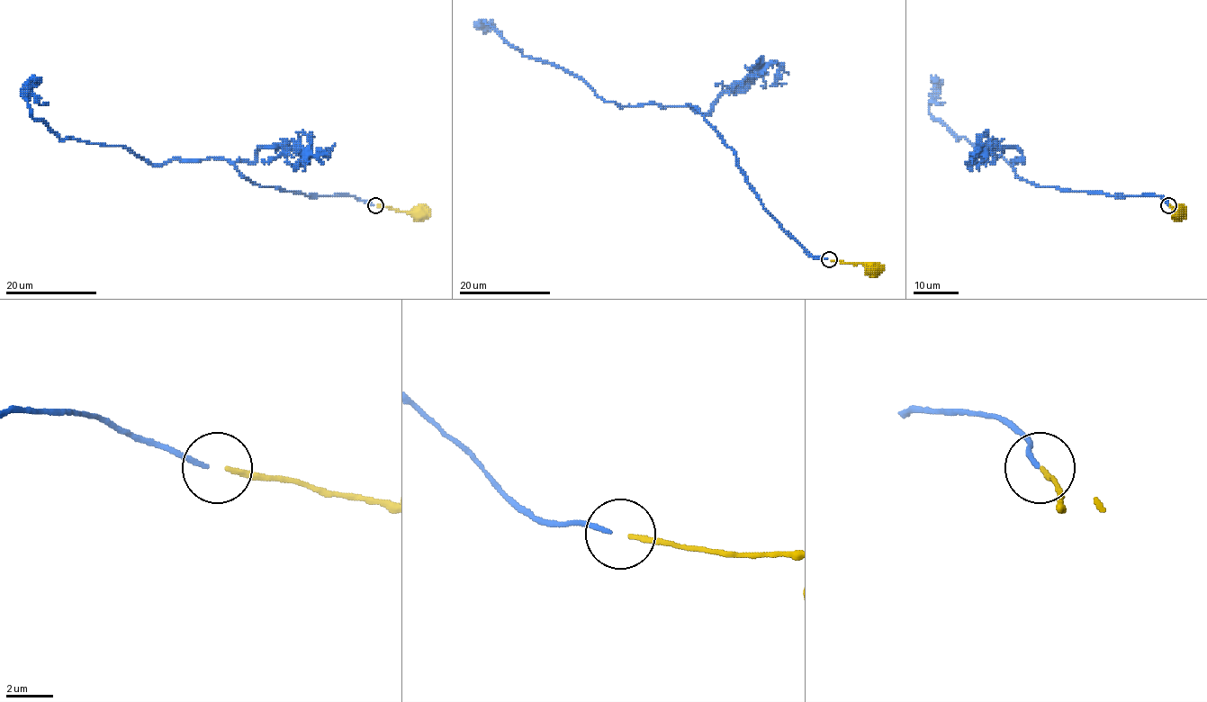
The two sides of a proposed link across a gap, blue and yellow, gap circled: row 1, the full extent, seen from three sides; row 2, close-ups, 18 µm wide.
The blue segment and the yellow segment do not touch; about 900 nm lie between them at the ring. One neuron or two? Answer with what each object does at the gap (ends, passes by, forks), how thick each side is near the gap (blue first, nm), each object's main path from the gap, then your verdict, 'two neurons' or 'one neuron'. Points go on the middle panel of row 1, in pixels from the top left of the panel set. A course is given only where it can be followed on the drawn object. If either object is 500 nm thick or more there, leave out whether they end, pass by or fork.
blue ends; yellow ends; calibres 200 and 240 nm; course blue (827, 259), (806, 252), (770, 213), (736, 154), (696, 106), (604, 101), (479, 22), (495, 24); course yellow (831, 260), (878, 264), (884, 269); one neuron

